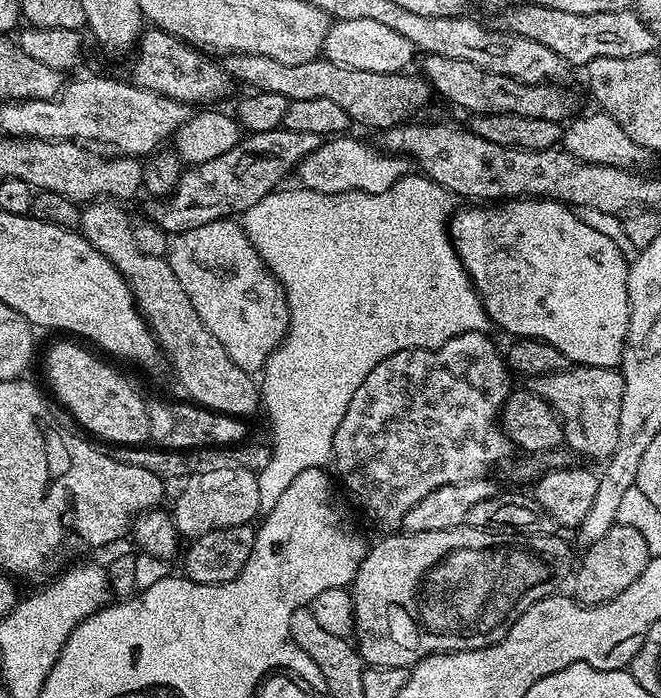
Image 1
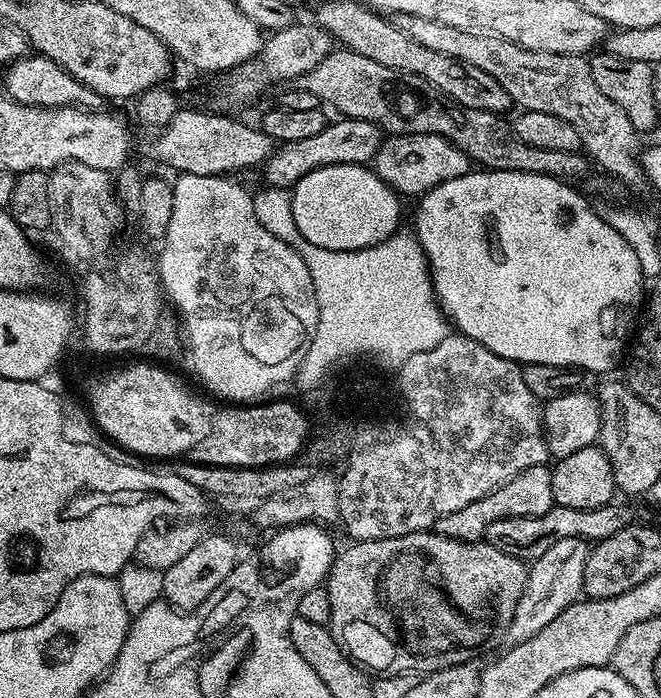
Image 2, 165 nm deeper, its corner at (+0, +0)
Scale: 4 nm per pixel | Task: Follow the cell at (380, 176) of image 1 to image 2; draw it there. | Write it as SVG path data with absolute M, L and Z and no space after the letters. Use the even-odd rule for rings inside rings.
M410 134L388 136L381 144L374 161L374 171L401 197L419 198L450 178L462 178L470 170L470 161L454 142L438 134Z

